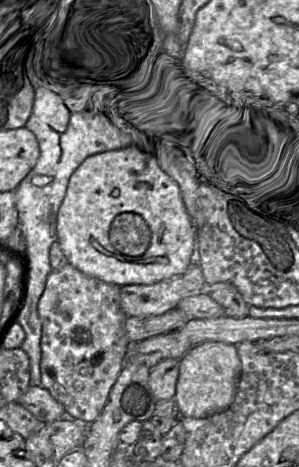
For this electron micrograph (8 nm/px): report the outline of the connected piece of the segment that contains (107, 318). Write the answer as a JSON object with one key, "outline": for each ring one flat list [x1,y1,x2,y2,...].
{"outline":[[67,264,60,270,52,270,47,278,45,290,38,302,38,312,42,321,40,383,41,386,49,391,55,400,64,406,67,416,70,418,92,423,101,414,108,401,110,391,129,356,131,341,125,332,125,320,127,316,120,305,120,291,120,286,86,275,71,264]]}

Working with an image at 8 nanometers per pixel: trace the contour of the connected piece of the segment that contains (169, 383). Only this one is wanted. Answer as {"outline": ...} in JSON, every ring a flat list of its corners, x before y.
{"outline":[[182,358,163,359,151,369,151,383,160,401,173,399,176,395]]}

